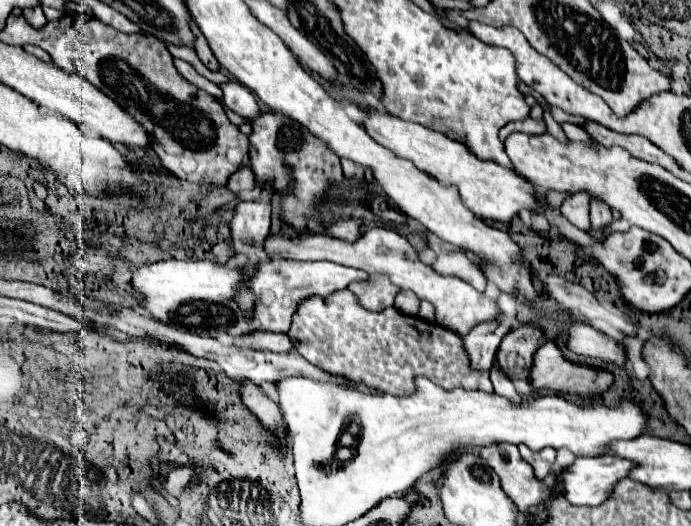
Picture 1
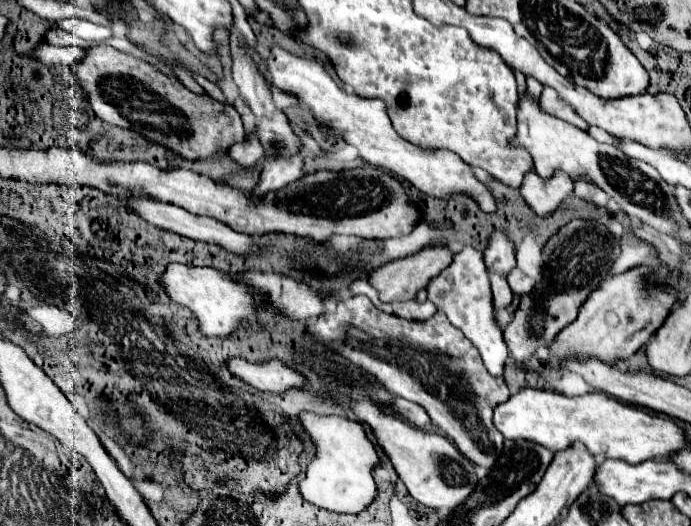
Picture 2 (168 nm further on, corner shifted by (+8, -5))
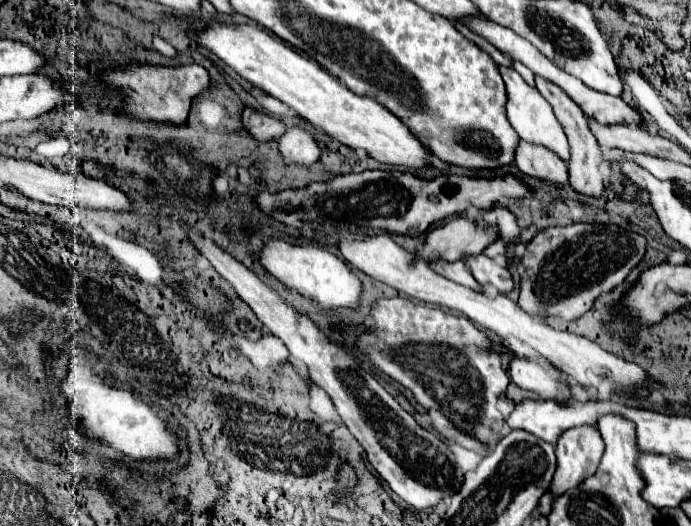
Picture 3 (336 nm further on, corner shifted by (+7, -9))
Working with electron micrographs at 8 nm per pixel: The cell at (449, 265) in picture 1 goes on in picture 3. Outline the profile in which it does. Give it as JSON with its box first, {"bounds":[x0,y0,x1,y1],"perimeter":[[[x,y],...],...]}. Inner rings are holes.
{"bounds":[431,261,483,291],"perimeter":[[[435,261],[431,263],[433,271],[437,271],[439,275],[455,281],[455,283],[461,283],[473,291],[483,291],[483,287],[473,279],[469,267],[465,265],[465,261],[455,261],[455,263],[447,263],[447,261]]]}

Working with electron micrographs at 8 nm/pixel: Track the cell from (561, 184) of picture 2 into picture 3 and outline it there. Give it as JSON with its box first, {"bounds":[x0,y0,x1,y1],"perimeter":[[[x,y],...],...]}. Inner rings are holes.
{"bounds":[515,141,567,189],"perimeter":[[[519,141],[515,165],[523,175],[549,183],[557,189],[561,189],[567,183],[567,163],[557,159],[553,151],[545,151],[545,147]]]}

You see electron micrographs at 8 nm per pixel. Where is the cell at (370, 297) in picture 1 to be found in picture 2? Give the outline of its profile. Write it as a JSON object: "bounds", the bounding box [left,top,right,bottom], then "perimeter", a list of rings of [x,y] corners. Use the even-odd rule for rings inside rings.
{"bounds":[368,245,456,301],"perimeter":[[[428,245],[428,247],[422,247],[418,253],[414,255],[408,255],[404,259],[396,259],[396,261],[390,261],[386,263],[384,267],[380,269],[374,269],[368,277],[370,285],[378,289],[380,293],[380,299],[382,301],[410,301],[416,297],[416,293],[432,279],[436,277],[444,267],[448,267],[448,263],[452,263],[452,257],[456,253],[446,247],[446,245]]]}

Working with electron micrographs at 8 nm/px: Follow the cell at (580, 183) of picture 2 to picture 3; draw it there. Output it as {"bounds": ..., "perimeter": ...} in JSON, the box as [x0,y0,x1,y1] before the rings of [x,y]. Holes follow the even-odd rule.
{"bounds":[535,77,605,197],"perimeter":[[[535,77],[535,83],[537,83],[539,93],[551,103],[559,123],[563,125],[563,129],[567,133],[567,139],[569,139],[569,145],[571,145],[571,159],[567,163],[567,167],[569,167],[569,185],[581,195],[601,197],[603,191],[605,191],[605,185],[603,185],[601,173],[599,173],[599,165],[603,163],[603,153],[601,153],[601,147],[599,147],[595,135],[591,133],[591,127],[589,127],[589,121],[587,121],[585,113],[567,95],[563,95],[563,91],[555,83],[551,83],[547,79],[541,79],[541,77]]]}

